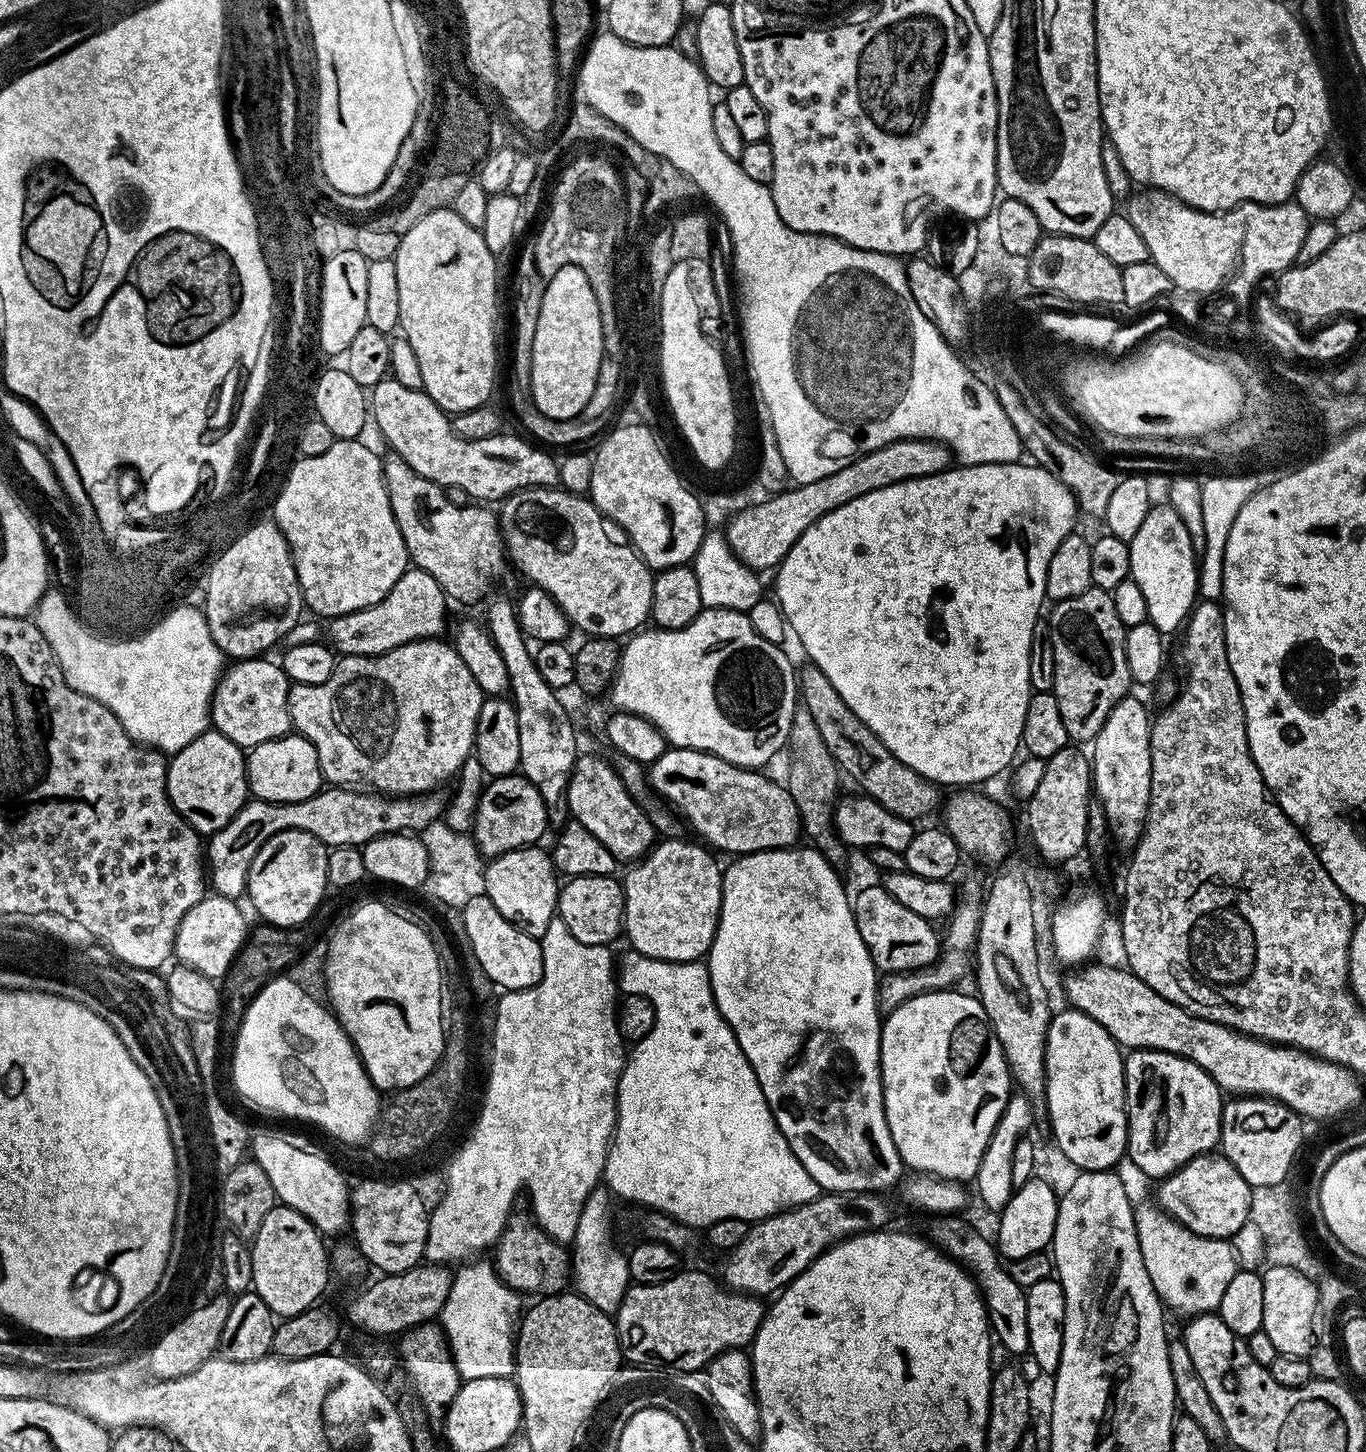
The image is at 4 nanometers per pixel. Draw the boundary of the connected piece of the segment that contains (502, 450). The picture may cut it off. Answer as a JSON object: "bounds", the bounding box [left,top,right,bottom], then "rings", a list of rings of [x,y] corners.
{"bounds":[370,378,560,502],"rings":[[[385,378],[380,380],[373,388],[370,390],[370,416],[374,421],[376,420],[376,428],[378,431],[384,435],[384,440],[389,445],[387,446],[391,451],[397,452],[397,454],[404,459],[406,463],[410,465],[414,470],[418,470],[418,474],[422,474],[426,478],[430,478],[436,484],[443,486],[445,489],[453,490],[452,488],[461,488],[468,496],[473,496],[473,501],[476,502],[488,502],[484,500],[496,500],[495,502],[503,501],[504,497],[511,496],[513,492],[520,492],[524,488],[555,488],[560,484],[560,465],[558,463],[557,457],[554,458],[551,456],[548,451],[543,447],[537,446],[535,443],[523,440],[520,436],[507,436],[507,434],[501,434],[499,436],[491,436],[490,438],[482,438],[481,440],[467,440],[459,436],[455,430],[452,429],[452,422],[449,416],[449,413],[443,412],[440,407],[430,397],[428,393],[419,389],[411,388],[410,386],[402,386],[402,382],[391,378]]]}

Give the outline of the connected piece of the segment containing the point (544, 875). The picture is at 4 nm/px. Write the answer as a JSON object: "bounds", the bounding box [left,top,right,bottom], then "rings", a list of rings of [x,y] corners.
{"bounds":[484,846,561,938],"rings":[[[540,846],[516,848],[513,852],[489,859],[484,870],[484,895],[494,902],[498,914],[502,914],[502,918],[506,918],[515,928],[537,938],[546,934],[550,922],[557,915],[556,898],[561,890],[558,880],[556,884],[558,873],[552,857],[542,849]]]}

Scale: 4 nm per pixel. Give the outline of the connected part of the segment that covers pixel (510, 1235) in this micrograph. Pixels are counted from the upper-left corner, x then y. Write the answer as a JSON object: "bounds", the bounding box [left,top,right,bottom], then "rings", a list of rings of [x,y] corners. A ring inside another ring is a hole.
{"bounds":[494,1211,570,1297],"rings":[[[527,1211],[509,1216],[504,1233],[494,1245],[494,1265],[500,1279],[515,1292],[540,1292],[541,1297],[554,1296],[570,1284],[570,1256],[565,1245],[549,1238]]]}

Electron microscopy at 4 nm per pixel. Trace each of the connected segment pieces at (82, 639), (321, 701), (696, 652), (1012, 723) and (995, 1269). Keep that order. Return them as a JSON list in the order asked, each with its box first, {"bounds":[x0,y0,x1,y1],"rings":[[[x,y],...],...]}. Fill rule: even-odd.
[{"bounds":[34,591,226,754],"rings":[[[63,591],[45,592],[34,609],[34,623],[42,630],[46,642],[50,642],[66,683],[109,708],[118,722],[122,722],[128,737],[137,744],[155,748],[157,752],[175,754],[190,746],[194,738],[209,731],[212,695],[216,683],[220,681],[226,657],[211,638],[207,619],[199,607],[181,606],[165,611],[161,616],[153,628],[151,625],[147,629],[145,640],[137,641],[136,644],[113,645],[95,631],[89,636],[84,635],[81,623],[71,614],[68,597]]]},{"bounds":[288,638,486,798],"rings":[[[429,638],[415,640],[409,644],[398,646],[381,656],[340,656],[333,663],[330,678],[321,684],[293,683],[288,690],[288,709],[292,719],[293,729],[299,735],[305,736],[314,746],[318,754],[321,777],[332,786],[363,786],[368,790],[375,790],[380,794],[387,794],[393,798],[415,798],[437,791],[439,784],[451,781],[466,762],[468,756],[473,755],[476,742],[476,727],[478,726],[478,710],[482,710],[486,693],[479,688],[469,667],[457,654],[451,643],[443,644],[443,639]]]},{"bounds":[610,608,798,770],"rings":[[[704,608],[684,628],[657,628],[640,630],[635,633],[624,644],[620,654],[620,664],[617,666],[616,676],[612,680],[610,687],[610,697],[612,696],[612,708],[618,712],[633,712],[635,716],[641,716],[664,735],[665,741],[673,748],[693,748],[699,752],[709,752],[726,762],[730,762],[739,768],[751,768],[753,770],[763,769],[782,750],[782,746],[788,740],[790,726],[794,722],[794,714],[798,707],[798,672],[792,669],[792,660],[776,644],[771,644],[758,629],[752,625],[751,615],[735,612],[729,608]]]},{"bounds":[774,462,1078,786],"rings":[[[1007,462],[1004,464],[953,466],[947,472],[939,472],[926,478],[914,478],[906,482],[898,482],[894,486],[882,486],[882,490],[870,490],[870,494],[862,494],[862,498],[854,498],[854,502],[846,502],[846,506],[838,506],[838,510],[830,510],[830,514],[818,518],[818,522],[814,522],[814,526],[810,526],[810,530],[806,530],[802,534],[802,538],[798,538],[798,542],[794,542],[794,546],[780,561],[774,572],[774,575],[776,575],[776,600],[780,603],[780,608],[784,611],[789,626],[796,631],[796,636],[800,639],[805,654],[808,655],[807,659],[816,664],[818,670],[822,670],[822,674],[826,674],[826,678],[830,678],[830,686],[834,686],[834,690],[838,690],[842,702],[846,702],[846,706],[850,706],[850,710],[854,710],[854,714],[858,718],[862,718],[864,725],[903,764],[910,766],[910,770],[922,774],[937,786],[945,786],[944,784],[980,786],[983,780],[992,780],[1004,767],[1007,769],[1017,759],[1016,751],[1019,753],[1022,748],[1026,706],[1030,702],[1033,693],[1030,680],[1031,632],[1034,630],[1036,620],[1042,616],[1040,607],[1046,604],[1046,570],[1050,570],[1050,558],[1054,558],[1054,550],[1058,550],[1058,546],[1067,536],[1073,535],[1075,528],[1072,527],[1076,524],[1076,516],[1078,517],[1075,494],[1066,486],[1062,486],[1062,482],[1058,482],[1058,478],[1054,478],[1054,474],[1050,474],[1046,469],[1033,466],[1031,463],[1028,463],[1029,465],[1024,463]]]},{"bounds":[927,1215,1029,1354],"rings":[[[959,1215],[938,1216],[929,1219],[927,1239],[953,1260],[964,1265],[974,1277],[989,1311],[989,1323],[1000,1343],[1012,1354],[1028,1352],[1029,1331],[1027,1329],[1026,1290],[1012,1278],[1011,1271],[1002,1263],[1002,1257],[993,1241],[988,1240],[976,1228],[971,1228]]]}]

